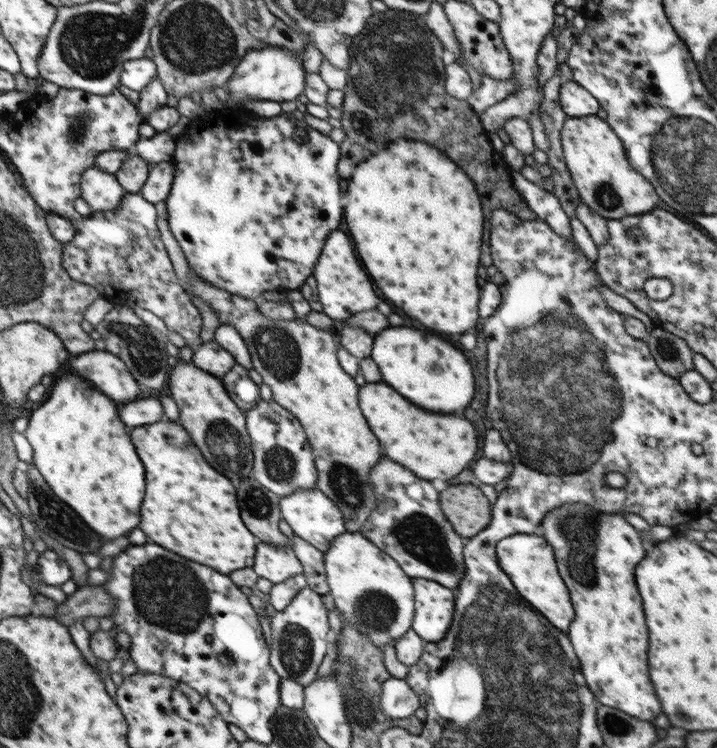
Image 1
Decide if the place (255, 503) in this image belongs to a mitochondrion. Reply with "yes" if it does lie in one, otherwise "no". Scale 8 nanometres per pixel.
yes

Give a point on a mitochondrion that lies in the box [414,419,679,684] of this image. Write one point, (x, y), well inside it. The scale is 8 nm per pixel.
(579, 530)

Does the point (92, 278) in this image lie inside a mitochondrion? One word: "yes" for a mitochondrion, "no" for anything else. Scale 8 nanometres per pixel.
no

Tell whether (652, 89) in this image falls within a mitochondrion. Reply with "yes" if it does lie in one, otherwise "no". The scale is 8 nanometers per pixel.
no

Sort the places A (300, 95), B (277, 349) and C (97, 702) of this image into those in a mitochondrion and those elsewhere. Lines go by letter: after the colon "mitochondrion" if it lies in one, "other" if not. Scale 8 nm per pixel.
A: other
B: mitochondrion
C: other

